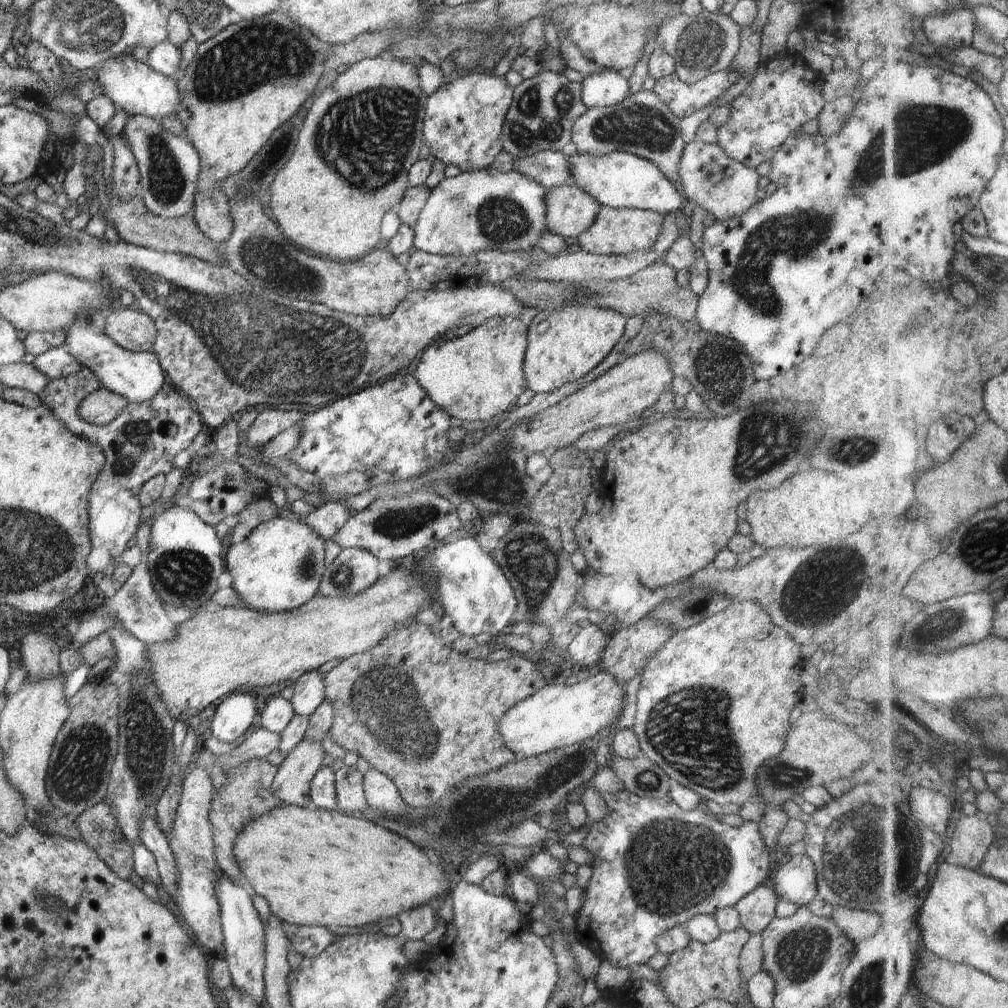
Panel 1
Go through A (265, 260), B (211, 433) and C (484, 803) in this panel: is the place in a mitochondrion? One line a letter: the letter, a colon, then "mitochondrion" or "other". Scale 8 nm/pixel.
A: mitochondrion
B: other
C: mitochondrion

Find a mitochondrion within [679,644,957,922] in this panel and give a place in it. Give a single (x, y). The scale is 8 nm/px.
(856, 849)

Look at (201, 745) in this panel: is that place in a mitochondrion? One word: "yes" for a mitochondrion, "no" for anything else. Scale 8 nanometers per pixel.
no

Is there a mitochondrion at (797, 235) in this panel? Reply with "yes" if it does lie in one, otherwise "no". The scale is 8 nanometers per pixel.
yes

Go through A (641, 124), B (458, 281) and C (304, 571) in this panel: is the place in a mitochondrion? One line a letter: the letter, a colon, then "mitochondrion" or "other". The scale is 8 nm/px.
A: mitochondrion
B: other
C: mitochondrion

